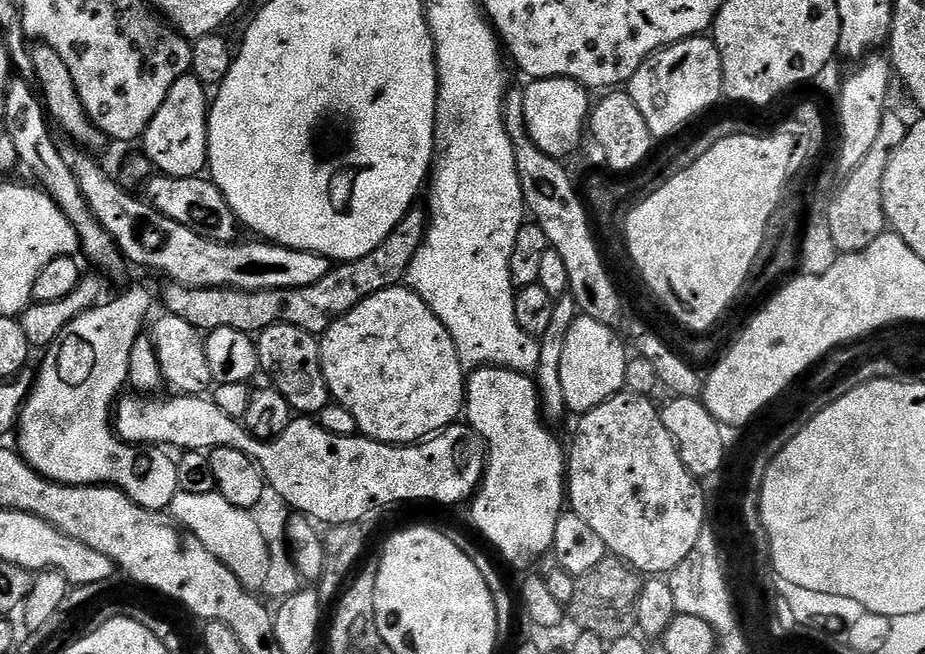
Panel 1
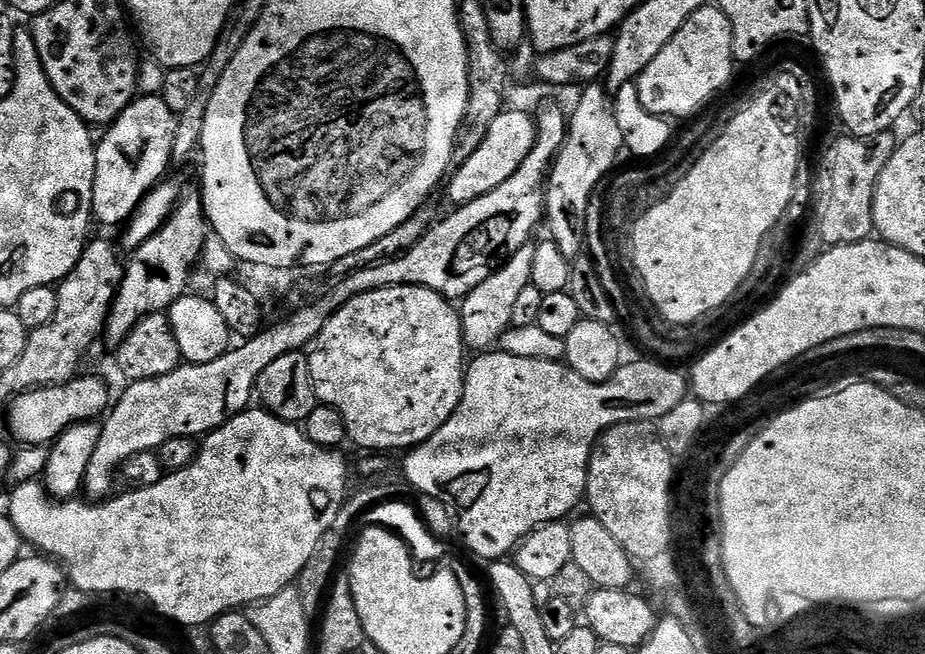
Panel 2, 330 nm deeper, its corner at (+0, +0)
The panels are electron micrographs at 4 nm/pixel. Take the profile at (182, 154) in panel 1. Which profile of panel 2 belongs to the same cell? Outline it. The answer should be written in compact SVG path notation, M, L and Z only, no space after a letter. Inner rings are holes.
M137 95L117 120L107 125L104 137L96 145L96 173L92 214L104 224L123 225L136 212L142 198L165 179L164 171L172 164L174 130L178 116L159 96Z

